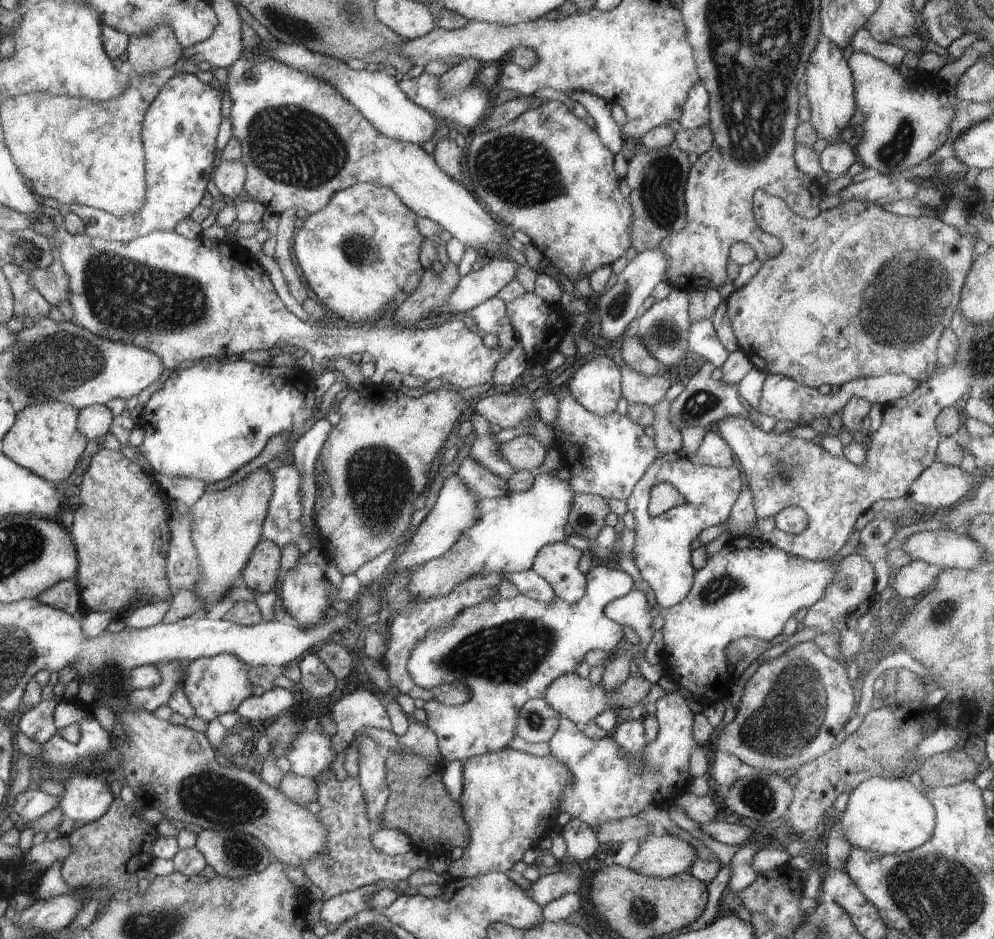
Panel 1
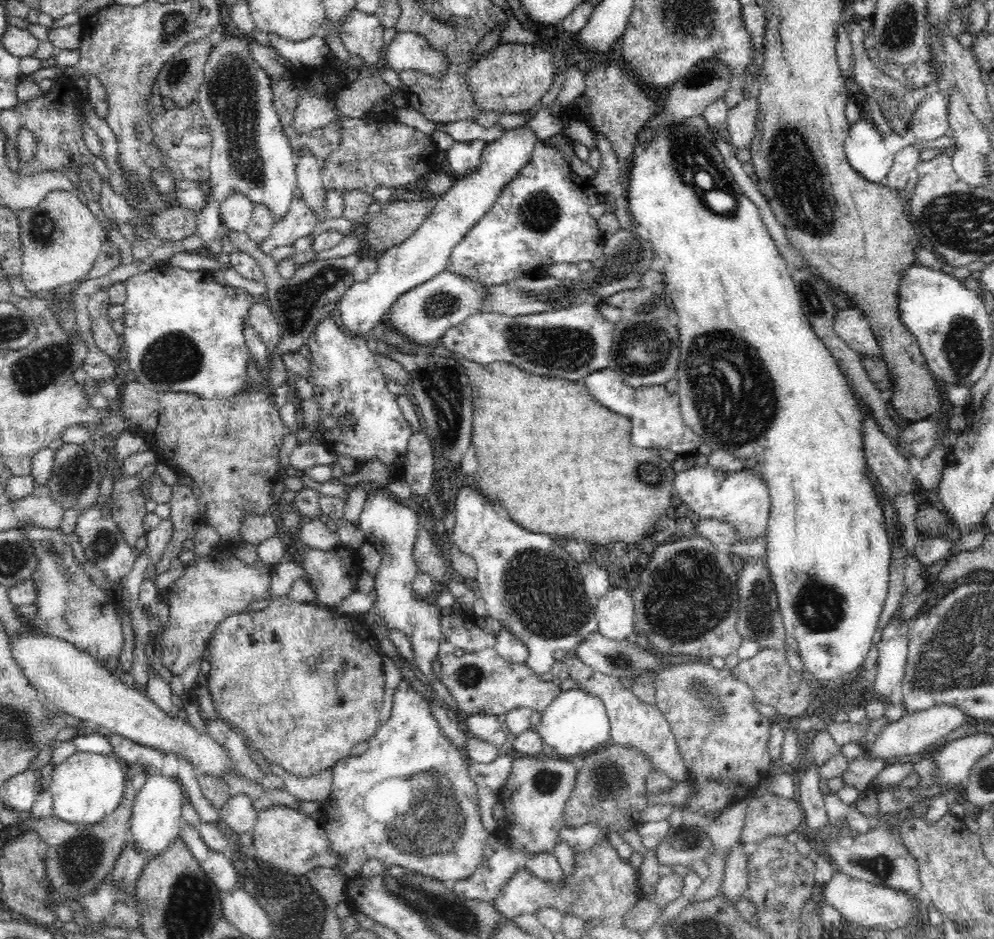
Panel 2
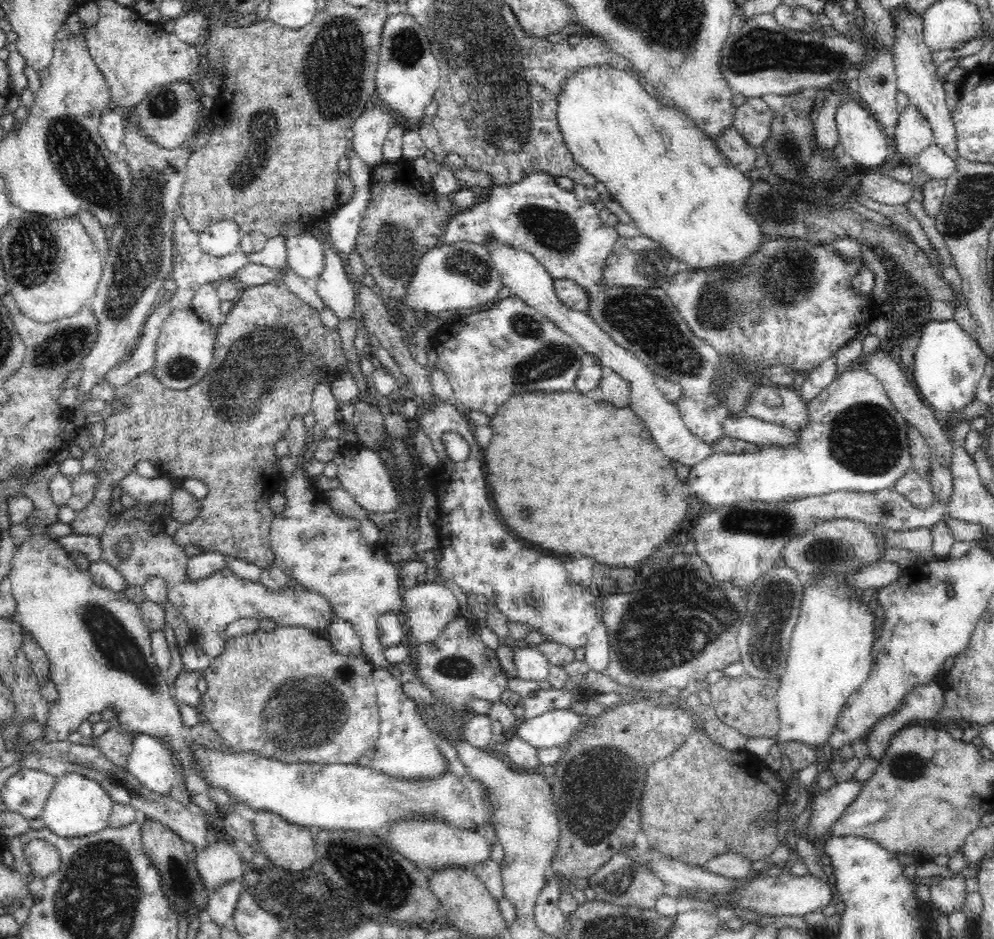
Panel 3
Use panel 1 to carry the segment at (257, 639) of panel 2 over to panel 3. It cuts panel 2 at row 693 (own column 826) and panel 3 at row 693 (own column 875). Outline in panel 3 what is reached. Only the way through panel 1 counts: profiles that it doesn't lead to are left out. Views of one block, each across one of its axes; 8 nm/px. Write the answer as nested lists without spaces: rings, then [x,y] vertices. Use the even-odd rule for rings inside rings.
[[[278,626],[272,632],[257,629],[256,632],[230,638],[225,641],[225,646],[219,655],[211,659],[205,668],[206,692],[202,695],[204,716],[211,724],[225,746],[234,747],[237,751],[255,751],[256,754],[267,755],[268,758],[280,759],[282,762],[314,763],[317,765],[354,765],[366,750],[375,746],[379,737],[379,706],[377,705],[377,692],[372,681],[374,664],[365,653],[356,656],[342,655],[334,650],[332,643],[325,638],[318,638],[318,632],[302,626]]]

